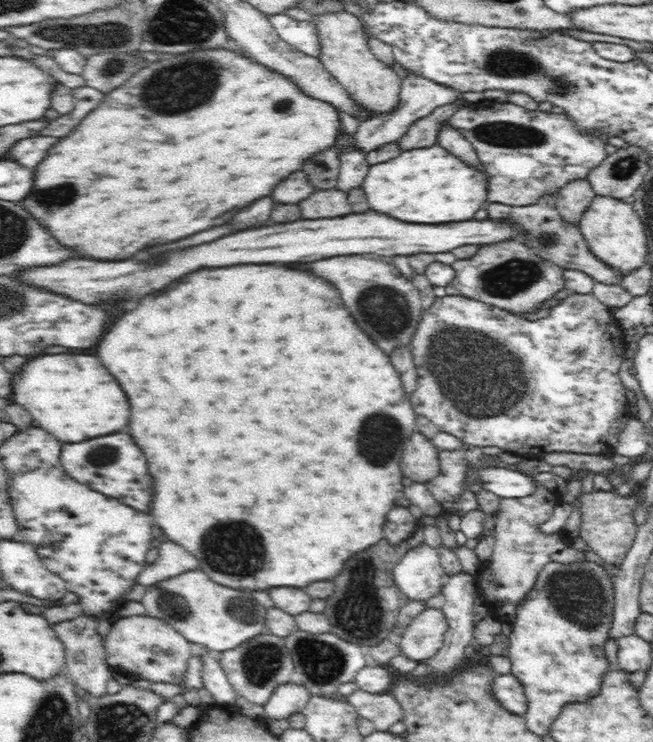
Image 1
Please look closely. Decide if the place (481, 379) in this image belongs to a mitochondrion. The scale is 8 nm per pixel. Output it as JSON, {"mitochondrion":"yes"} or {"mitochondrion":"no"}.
{"mitochondrion":"yes"}

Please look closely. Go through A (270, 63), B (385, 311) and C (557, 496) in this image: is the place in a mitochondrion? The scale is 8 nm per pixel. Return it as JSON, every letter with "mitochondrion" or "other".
{"A":"other","B":"mitochondrion","C":"other"}

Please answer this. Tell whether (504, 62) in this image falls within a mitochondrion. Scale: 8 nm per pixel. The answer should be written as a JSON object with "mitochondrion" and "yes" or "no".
{"mitochondrion":"yes"}

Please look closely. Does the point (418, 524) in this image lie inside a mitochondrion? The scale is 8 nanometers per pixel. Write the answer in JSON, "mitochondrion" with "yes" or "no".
{"mitochondrion":"no"}

